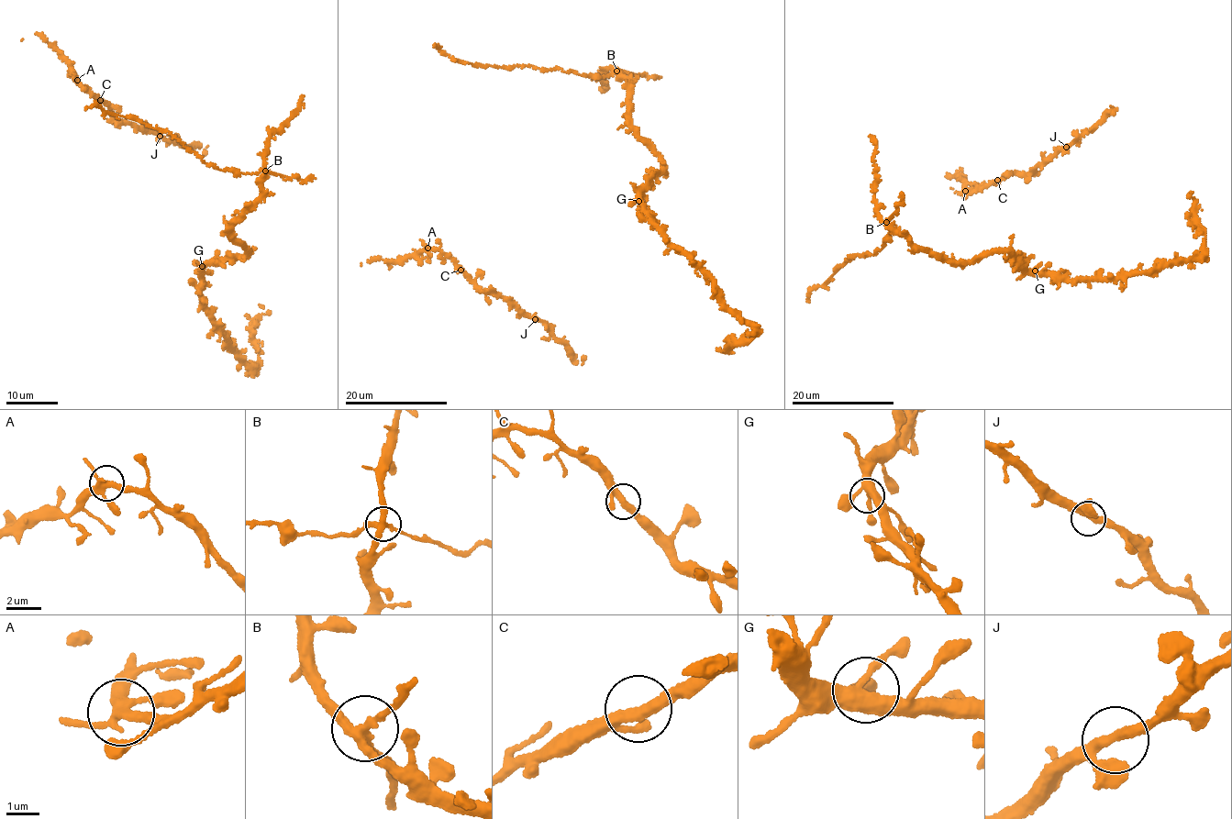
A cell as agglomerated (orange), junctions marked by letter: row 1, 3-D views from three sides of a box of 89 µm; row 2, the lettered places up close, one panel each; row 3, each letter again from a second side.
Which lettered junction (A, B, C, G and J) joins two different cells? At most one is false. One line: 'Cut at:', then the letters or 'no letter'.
Cut at: B

